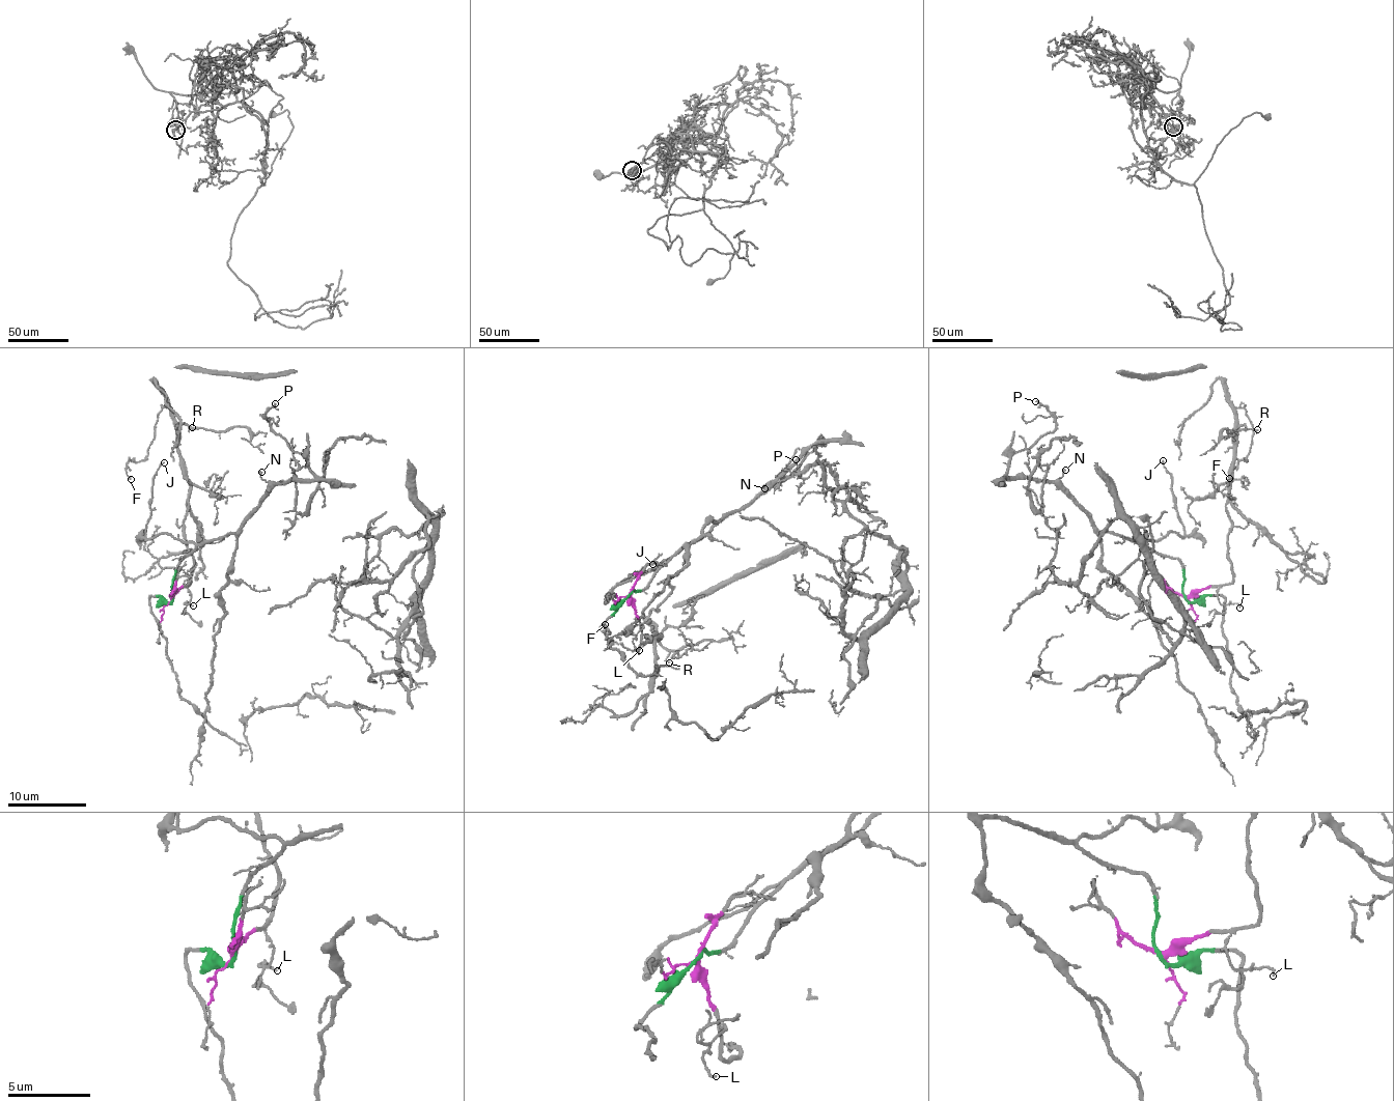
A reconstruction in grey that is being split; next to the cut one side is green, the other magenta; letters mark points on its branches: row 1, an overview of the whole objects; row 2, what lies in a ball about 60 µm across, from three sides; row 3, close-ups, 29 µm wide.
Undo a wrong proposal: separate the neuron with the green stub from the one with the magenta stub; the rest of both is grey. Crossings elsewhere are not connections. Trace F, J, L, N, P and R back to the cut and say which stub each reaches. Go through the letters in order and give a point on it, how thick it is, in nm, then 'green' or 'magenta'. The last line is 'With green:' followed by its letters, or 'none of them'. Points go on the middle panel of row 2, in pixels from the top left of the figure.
F: at (605, 624); 110 nm thick; magenta
J: at (652, 564); 110 nm thick; green
L: at (639, 650); 120 nm thick; magenta
N: at (764, 488); 120 nm thick; green
P: at (796, 459); 140 nm thick; green
R: at (669, 662); 130 nm thick; magenta
With green: J, N, P

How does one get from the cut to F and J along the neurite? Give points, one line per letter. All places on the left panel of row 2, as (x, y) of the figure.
F: (171, 598), (192, 579), (194, 559), (184, 526), (189, 480), (166, 407), (144, 458), (127, 464), (131, 478)
J: (171, 600), (176, 565), (195, 546), (166, 534), (146, 537), (151, 478), (164, 462)

